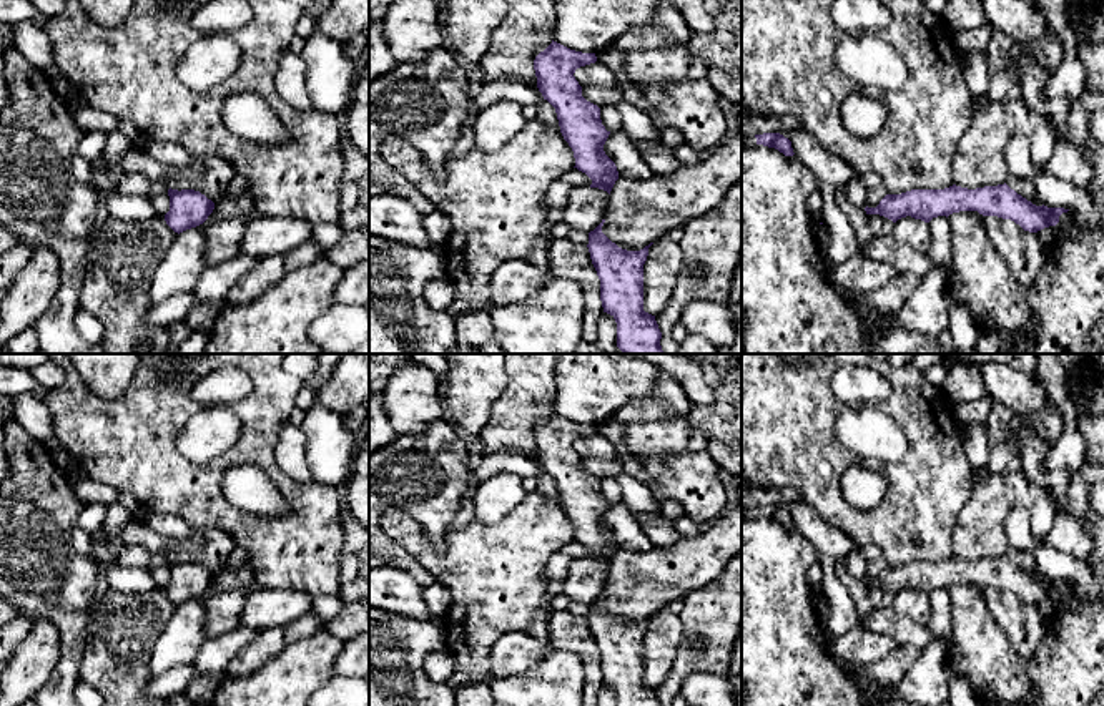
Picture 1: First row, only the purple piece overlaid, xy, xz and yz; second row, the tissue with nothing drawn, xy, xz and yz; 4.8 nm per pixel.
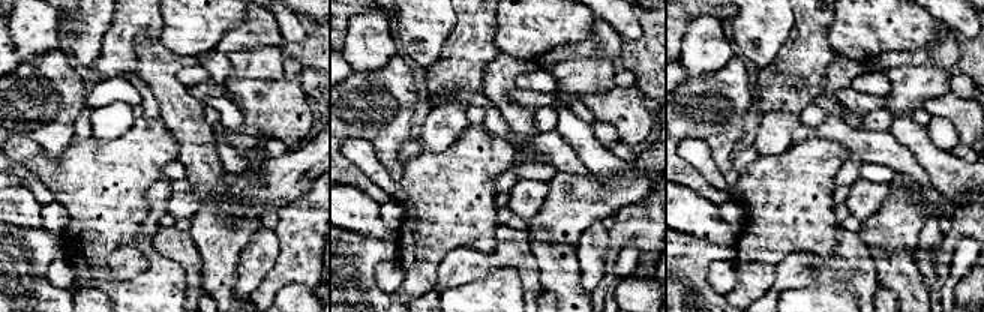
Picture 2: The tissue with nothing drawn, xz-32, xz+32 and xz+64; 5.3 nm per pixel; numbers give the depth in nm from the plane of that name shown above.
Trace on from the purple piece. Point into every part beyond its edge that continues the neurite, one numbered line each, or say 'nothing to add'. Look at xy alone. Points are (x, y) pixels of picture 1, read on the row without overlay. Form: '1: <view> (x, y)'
nothing to add

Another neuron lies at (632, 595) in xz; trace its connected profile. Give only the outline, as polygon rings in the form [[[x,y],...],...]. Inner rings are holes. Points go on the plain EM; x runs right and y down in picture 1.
[[[742,505],[705,525],[700,535],[687,537],[670,550],[655,548],[652,553],[619,550],[610,563],[602,605],[627,623],[640,623],[665,610],[672,600],[713,581],[727,561],[742,553]]]

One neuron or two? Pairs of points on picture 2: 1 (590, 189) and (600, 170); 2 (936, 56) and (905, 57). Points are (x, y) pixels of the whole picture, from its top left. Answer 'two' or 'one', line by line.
1: two
2: one

